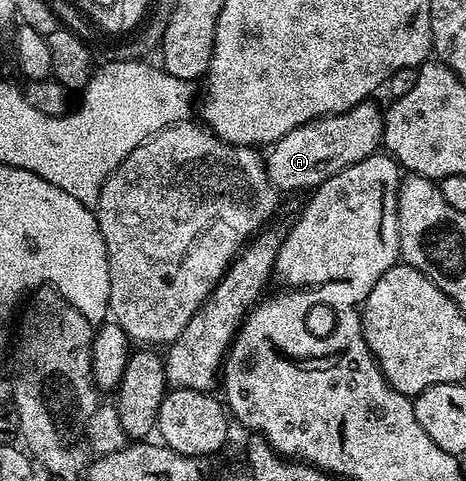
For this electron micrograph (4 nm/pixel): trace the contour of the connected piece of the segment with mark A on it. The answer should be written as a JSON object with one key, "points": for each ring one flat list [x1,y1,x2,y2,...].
{"points":[[375,101,353,105,345,113,326,115,320,119,309,121,270,144,266,152,267,180,274,185,276,191,310,192,320,187,329,177,341,173,349,165,361,161,365,157,376,154,383,141,384,108,378,107]]}

